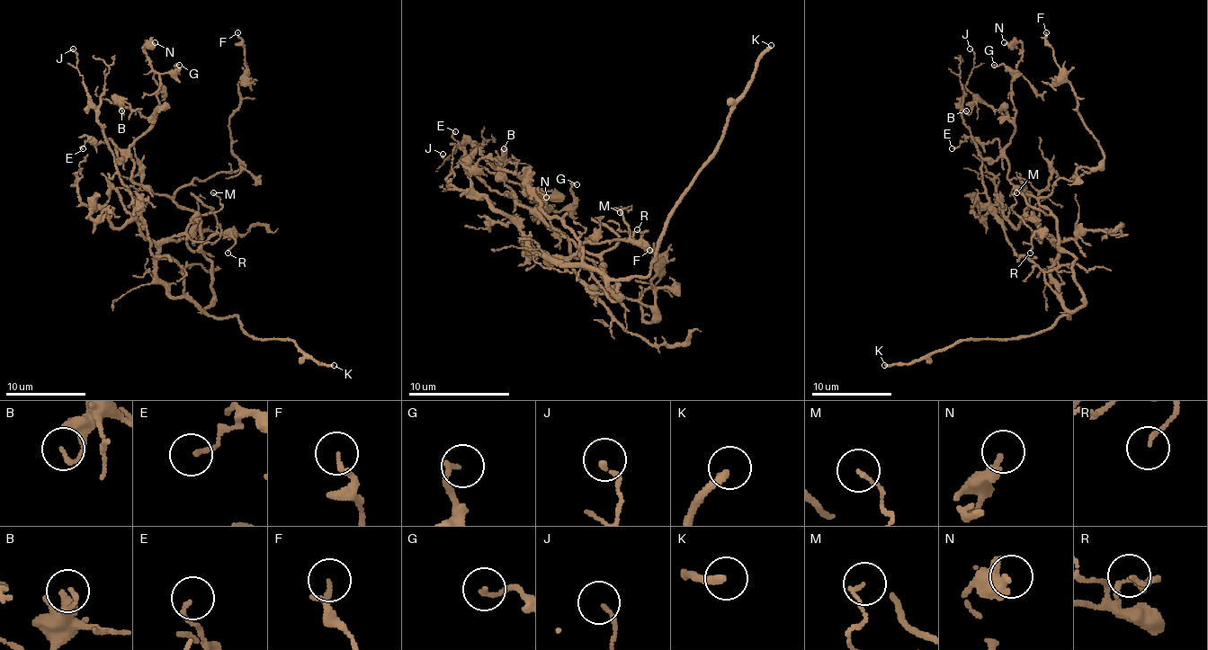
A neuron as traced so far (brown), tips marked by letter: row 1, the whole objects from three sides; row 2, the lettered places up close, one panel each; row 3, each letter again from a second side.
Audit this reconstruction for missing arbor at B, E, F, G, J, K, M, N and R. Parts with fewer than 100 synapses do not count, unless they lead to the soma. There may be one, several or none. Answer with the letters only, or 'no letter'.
K

